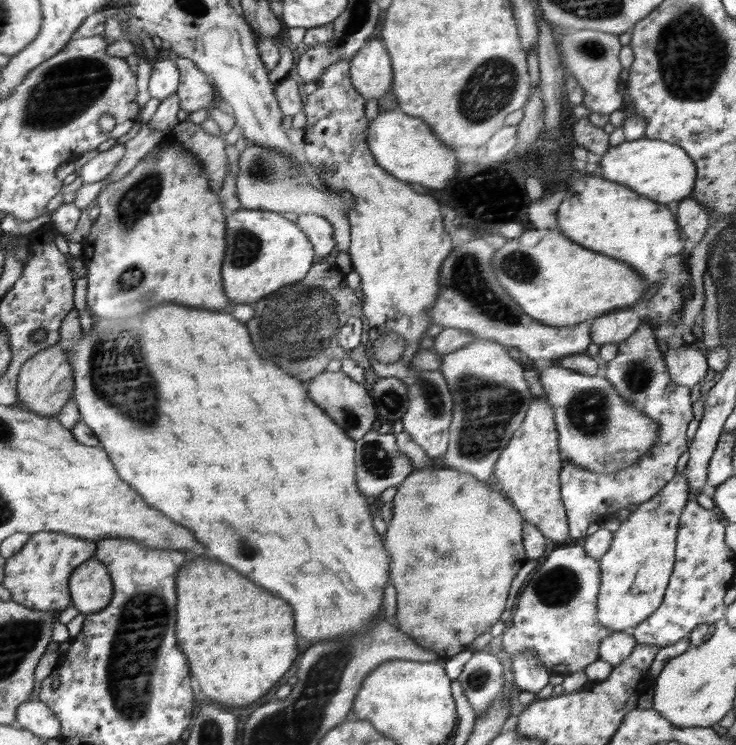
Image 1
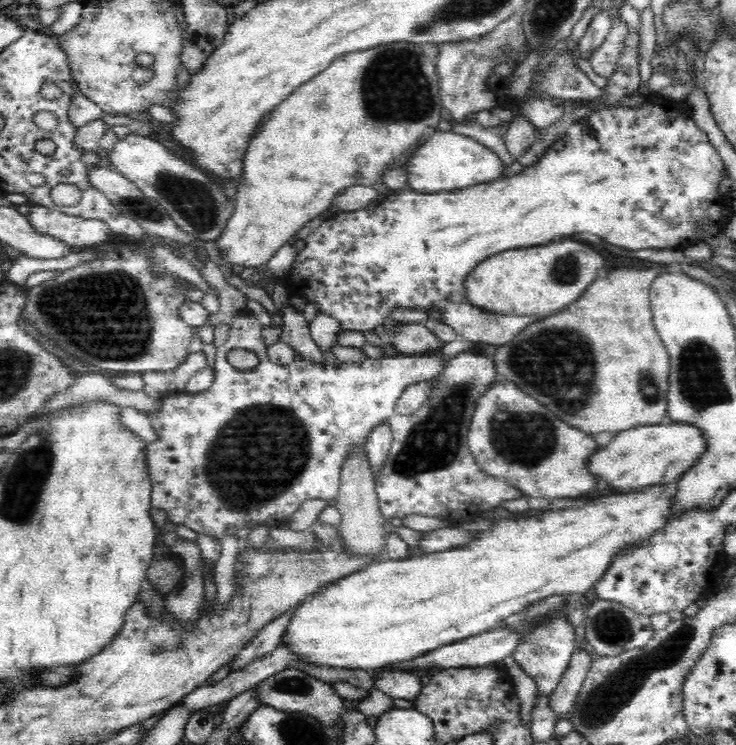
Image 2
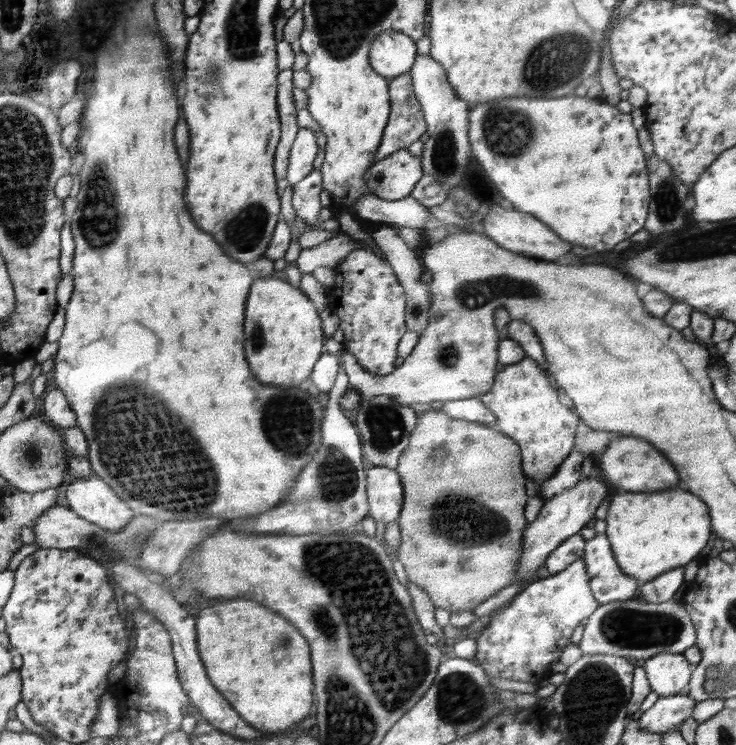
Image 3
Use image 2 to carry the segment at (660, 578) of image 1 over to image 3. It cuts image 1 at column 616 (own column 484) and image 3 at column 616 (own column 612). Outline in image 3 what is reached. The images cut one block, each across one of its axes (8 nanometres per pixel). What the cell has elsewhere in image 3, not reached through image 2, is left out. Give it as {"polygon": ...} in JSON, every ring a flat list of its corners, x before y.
{"polygon":[[683,487,654,492,632,492,615,496,608,504,605,536,609,538,619,566,628,575,644,584,667,570,688,564,710,540,710,510,699,496]]}

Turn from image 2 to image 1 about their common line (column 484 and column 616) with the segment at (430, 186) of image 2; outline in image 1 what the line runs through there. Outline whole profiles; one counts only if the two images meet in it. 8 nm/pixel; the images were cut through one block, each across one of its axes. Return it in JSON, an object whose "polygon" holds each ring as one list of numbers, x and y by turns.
{"polygon":[[642,137,609,147,600,161,604,178,630,187,638,194,667,205,680,202,694,191,698,170,687,151,676,143]]}

